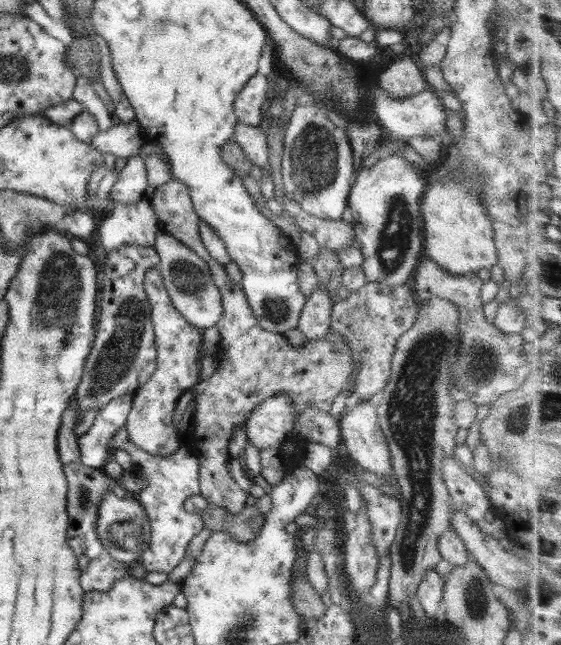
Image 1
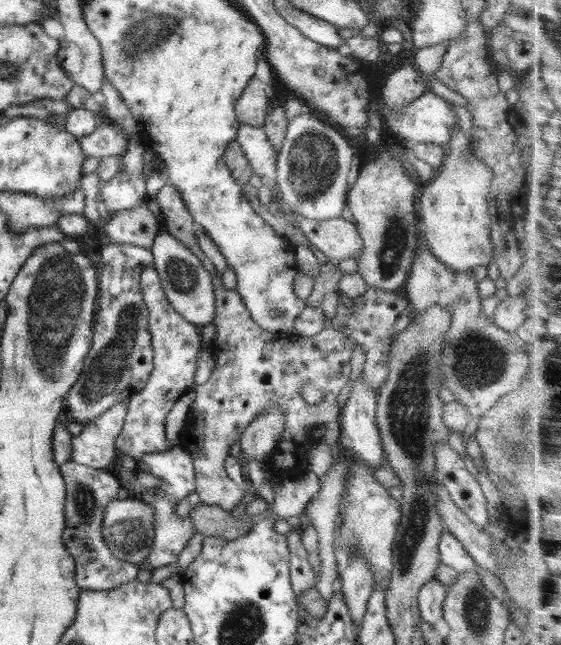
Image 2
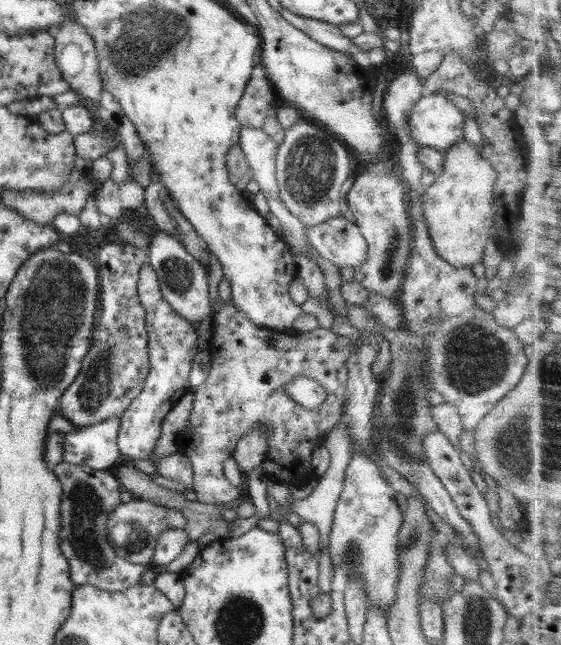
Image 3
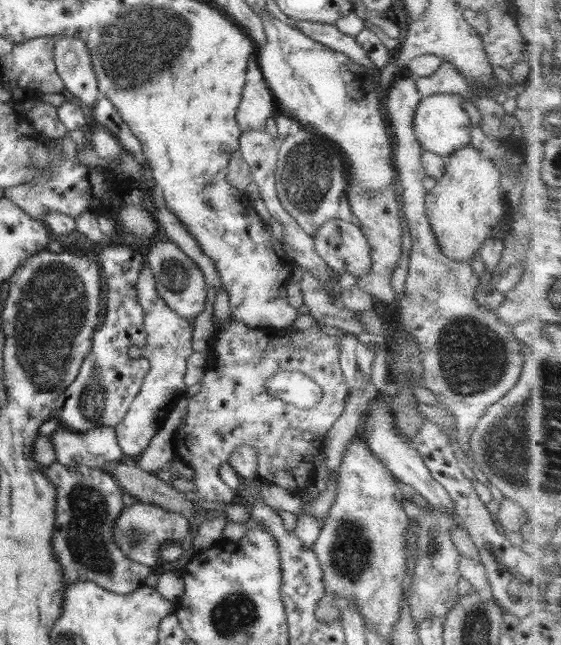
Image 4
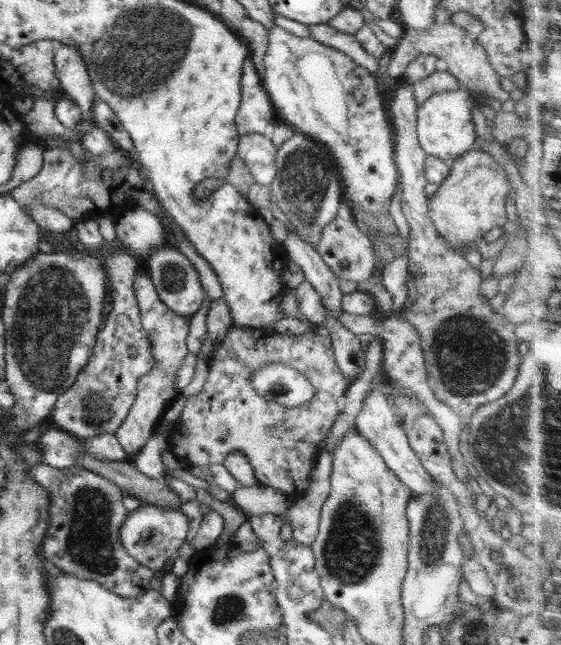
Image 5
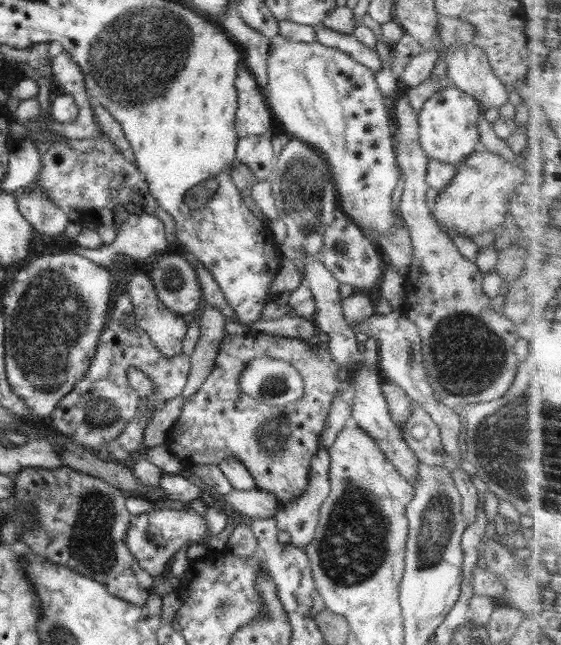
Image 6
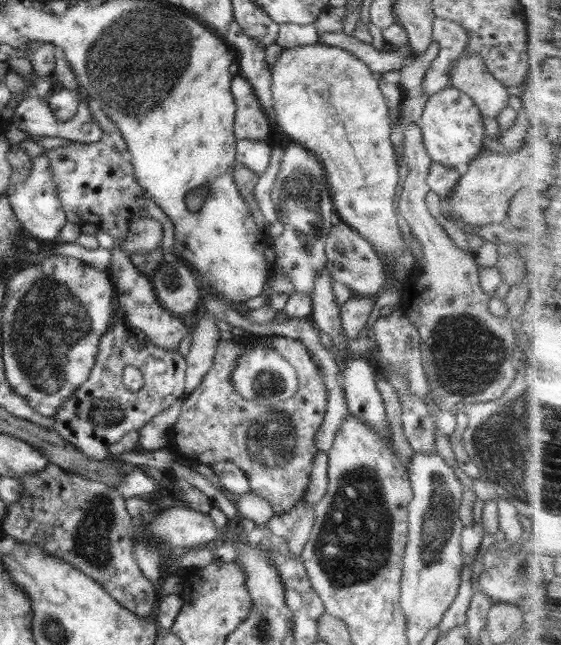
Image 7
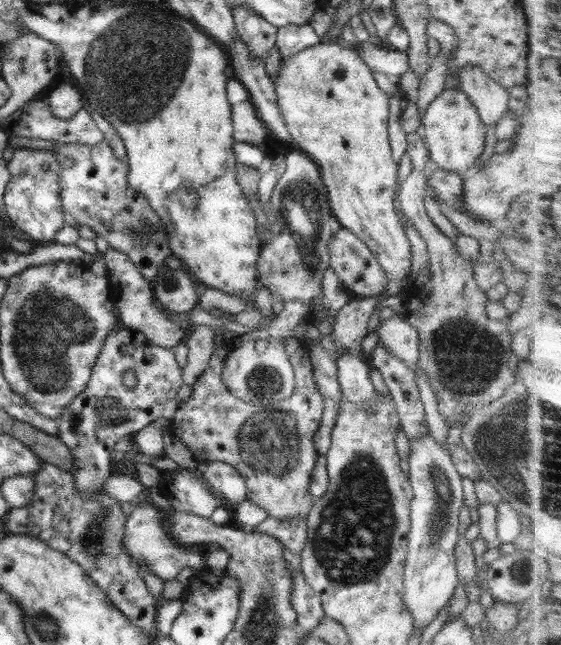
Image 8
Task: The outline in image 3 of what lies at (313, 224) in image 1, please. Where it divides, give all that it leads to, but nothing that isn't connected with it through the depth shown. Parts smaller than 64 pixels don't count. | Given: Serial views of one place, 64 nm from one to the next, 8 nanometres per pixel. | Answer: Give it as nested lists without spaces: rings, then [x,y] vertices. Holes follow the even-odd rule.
[[[334,217],[310,228],[305,227],[307,242],[320,256],[338,268],[358,267],[366,259],[367,243],[356,223],[344,217]]]

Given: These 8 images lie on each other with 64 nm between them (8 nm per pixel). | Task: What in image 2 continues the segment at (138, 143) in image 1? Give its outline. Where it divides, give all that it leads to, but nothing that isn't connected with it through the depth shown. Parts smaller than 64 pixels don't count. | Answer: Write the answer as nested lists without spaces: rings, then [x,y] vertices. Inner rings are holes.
[[[114,125],[97,128],[92,135],[78,139],[87,159],[96,157],[122,157],[129,148],[129,134]]]

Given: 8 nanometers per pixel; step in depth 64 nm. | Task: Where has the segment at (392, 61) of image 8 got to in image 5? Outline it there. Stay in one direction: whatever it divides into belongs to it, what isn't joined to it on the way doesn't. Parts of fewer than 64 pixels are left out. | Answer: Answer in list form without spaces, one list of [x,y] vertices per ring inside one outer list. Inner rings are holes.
[[[328,23],[309,24],[308,30],[310,30],[310,37],[314,40],[347,54],[348,58],[351,58],[358,66],[363,66],[371,73],[378,70],[378,60],[367,50],[364,50],[354,35],[340,32]]]

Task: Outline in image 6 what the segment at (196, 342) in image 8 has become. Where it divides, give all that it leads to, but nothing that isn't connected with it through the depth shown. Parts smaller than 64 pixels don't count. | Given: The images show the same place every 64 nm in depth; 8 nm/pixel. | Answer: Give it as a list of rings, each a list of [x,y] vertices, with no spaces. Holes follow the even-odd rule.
[[[206,305],[200,320],[200,336],[190,355],[190,373],[181,394],[184,398],[198,392],[210,375],[220,344],[227,336],[224,326],[226,317],[222,309]]]

